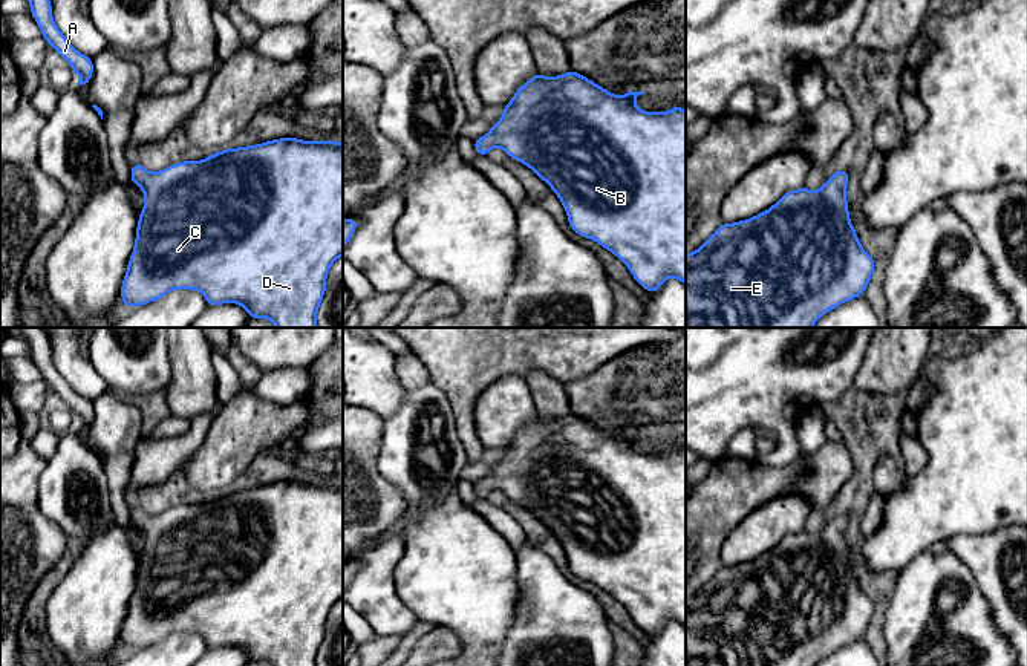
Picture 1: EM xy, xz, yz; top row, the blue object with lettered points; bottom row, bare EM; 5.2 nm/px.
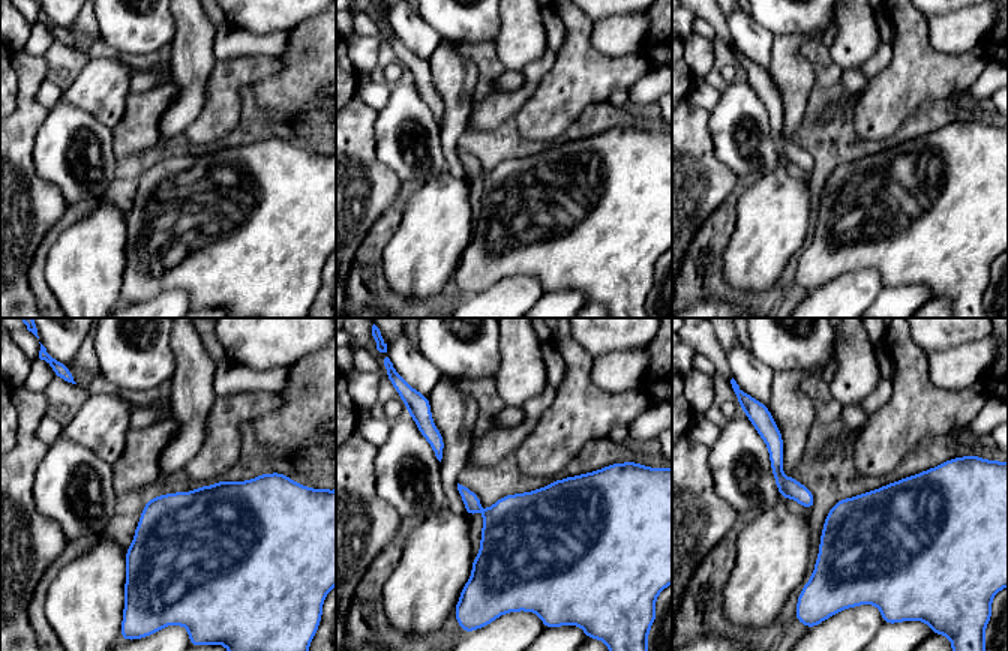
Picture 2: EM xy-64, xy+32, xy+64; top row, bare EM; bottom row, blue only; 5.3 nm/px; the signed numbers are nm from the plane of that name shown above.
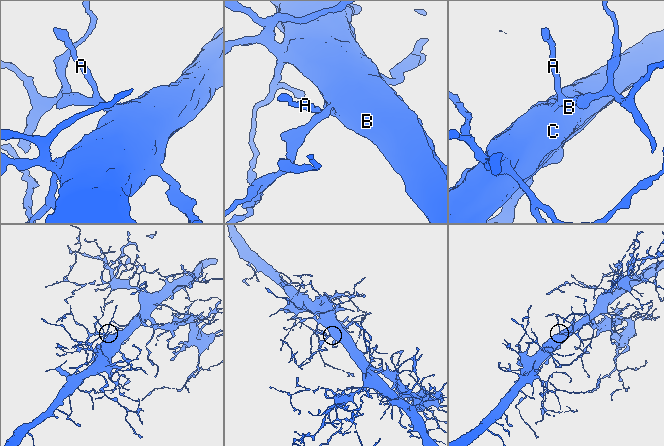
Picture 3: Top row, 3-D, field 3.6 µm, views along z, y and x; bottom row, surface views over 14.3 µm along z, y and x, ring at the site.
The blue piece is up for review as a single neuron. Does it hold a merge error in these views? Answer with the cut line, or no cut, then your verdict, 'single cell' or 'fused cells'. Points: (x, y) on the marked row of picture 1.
no cut | single cell

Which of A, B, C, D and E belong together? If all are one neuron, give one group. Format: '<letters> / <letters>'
A B C D E

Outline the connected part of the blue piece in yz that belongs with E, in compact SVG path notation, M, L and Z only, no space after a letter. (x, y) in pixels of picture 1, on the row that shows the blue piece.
M837 168L820 190L807 190L805 187L790 190L784 193L774 205L755 217L733 224L722 222L703 246L686 254L686 328L813 328L828 311L860 297L871 282L875 260L860 245L857 233L849 220L846 201L848 179L849 171Z

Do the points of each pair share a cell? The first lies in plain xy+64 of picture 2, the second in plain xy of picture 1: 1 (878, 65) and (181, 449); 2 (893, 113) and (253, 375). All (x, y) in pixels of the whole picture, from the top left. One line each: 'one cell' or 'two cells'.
1: one cell
2: one cell

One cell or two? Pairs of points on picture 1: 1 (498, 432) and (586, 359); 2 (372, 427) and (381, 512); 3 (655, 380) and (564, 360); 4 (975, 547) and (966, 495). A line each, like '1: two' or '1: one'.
1: two
2: one
3: two
4: two

